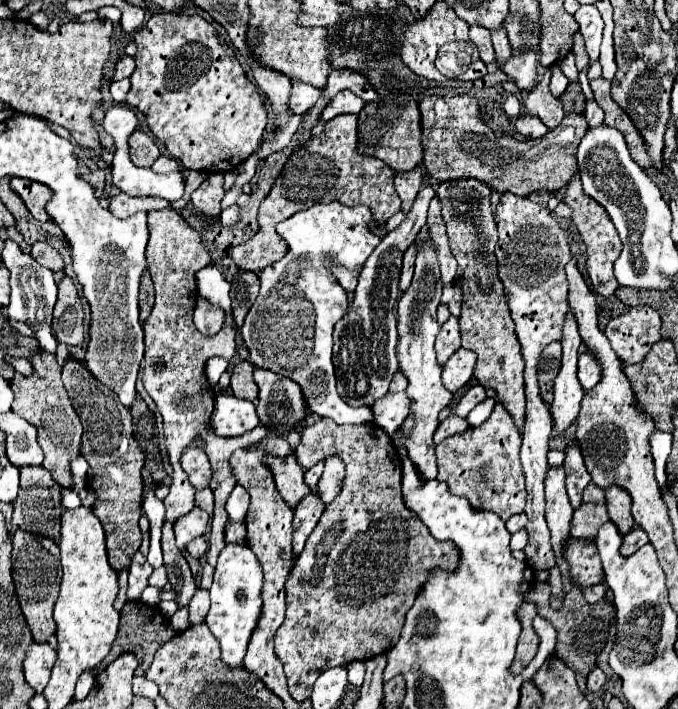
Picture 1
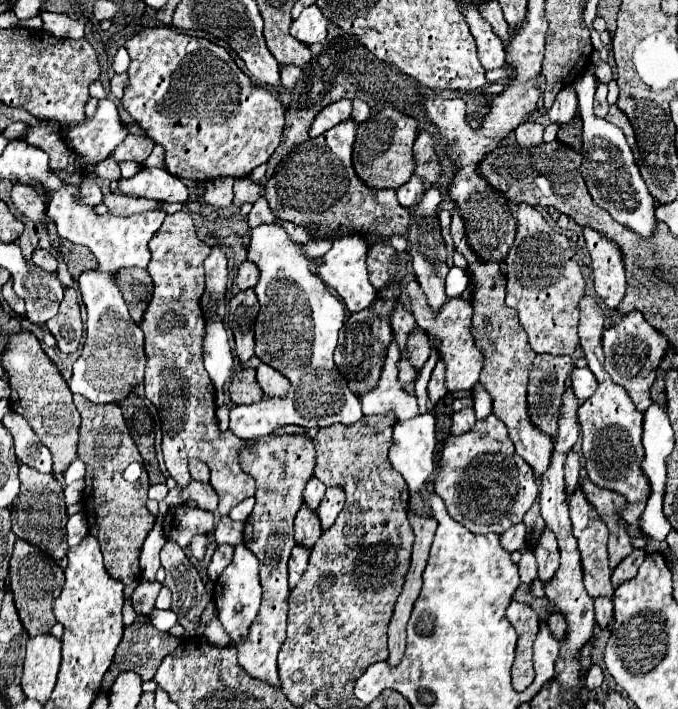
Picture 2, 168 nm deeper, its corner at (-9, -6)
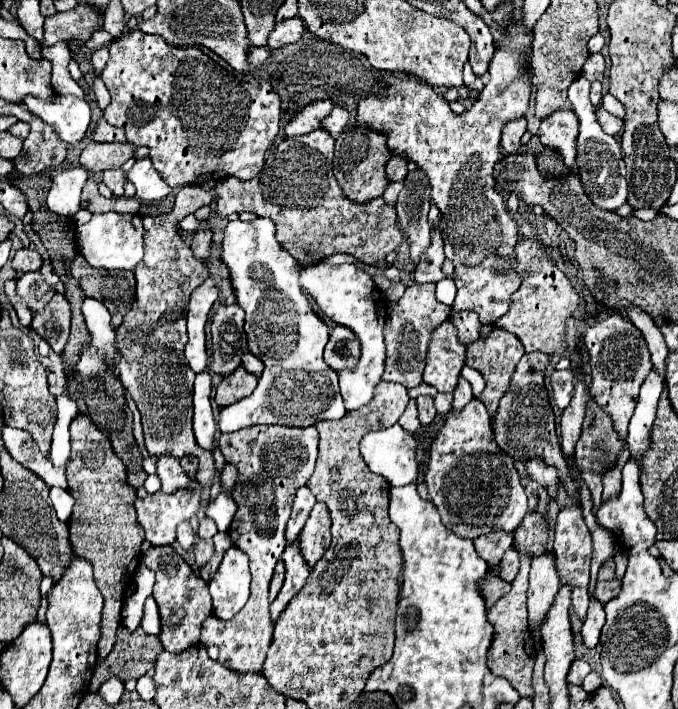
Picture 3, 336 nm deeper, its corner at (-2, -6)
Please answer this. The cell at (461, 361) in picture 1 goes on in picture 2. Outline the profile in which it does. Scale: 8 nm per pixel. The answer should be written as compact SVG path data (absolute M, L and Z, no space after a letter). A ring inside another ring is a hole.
M409 280L407 282L407 294L411 298L411 312L417 320L417 324L435 338L435 346L441 352L441 358L445 358L447 370L445 370L445 384L449 392L457 392L457 390L469 390L479 382L479 374L483 368L483 356L481 352L475 348L473 338L471 338L471 316L473 316L473 307L467 300L463 300L461 296L451 298L445 302L445 306L441 308L441 312L437 316L431 314L431 308L427 306L425 294L421 290L421 286L417 284L417 280Z

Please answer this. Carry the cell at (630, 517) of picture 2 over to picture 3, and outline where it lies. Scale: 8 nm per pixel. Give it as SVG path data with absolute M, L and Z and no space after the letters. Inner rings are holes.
M618 314L606 316L602 322L598 322L594 326L588 326L584 330L582 338L584 338L584 346L590 354L590 362L588 362L590 364L590 376L592 376L590 396L612 418L614 430L618 432L618 438L624 444L618 460L614 462L614 466L610 470L606 470L606 474L602 478L602 482L604 482L602 500L608 500L608 498L618 494L622 466L630 458L630 450L628 450L628 442L626 442L628 422L630 422L632 412L636 408L636 400L638 400L642 380L646 378L646 372L650 372L652 362L650 362L650 352L646 348L646 342L642 340L642 334L624 316L618 316Z

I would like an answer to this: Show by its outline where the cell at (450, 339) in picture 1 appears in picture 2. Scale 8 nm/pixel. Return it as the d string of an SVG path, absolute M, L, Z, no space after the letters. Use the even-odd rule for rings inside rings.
M439 360L433 374L431 374L431 380L429 380L429 400L431 402L437 402L441 400L445 394L447 394L447 388L445 388L445 362Z

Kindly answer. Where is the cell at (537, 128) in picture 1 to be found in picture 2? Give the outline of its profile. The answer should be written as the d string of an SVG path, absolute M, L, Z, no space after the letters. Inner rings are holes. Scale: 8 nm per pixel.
M523 122L517 126L515 130L515 136L517 136L517 142L519 146L539 146L543 144L543 126L539 122Z

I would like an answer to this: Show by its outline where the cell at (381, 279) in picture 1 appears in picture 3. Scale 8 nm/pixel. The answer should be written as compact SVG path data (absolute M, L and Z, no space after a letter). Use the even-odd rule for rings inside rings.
M334 326L330 332L330 340L324 350L324 362L340 372L346 368L354 368L354 362L358 362L360 356L360 344L344 326Z

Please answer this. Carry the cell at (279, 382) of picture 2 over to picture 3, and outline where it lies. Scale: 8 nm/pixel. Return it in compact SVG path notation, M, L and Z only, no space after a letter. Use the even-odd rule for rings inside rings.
M246 352L246 354L242 356L242 366L244 366L248 372L256 374L256 376L260 376L260 374L262 374L262 368L264 368L262 360L256 358L252 352Z

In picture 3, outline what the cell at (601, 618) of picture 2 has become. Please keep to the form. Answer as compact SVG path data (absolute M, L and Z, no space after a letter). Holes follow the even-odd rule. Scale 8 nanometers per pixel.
M590 598L590 608L582 626L582 638L584 638L584 646L586 648L596 648L598 638L600 638L600 630L604 626L604 606L598 604L598 600Z

